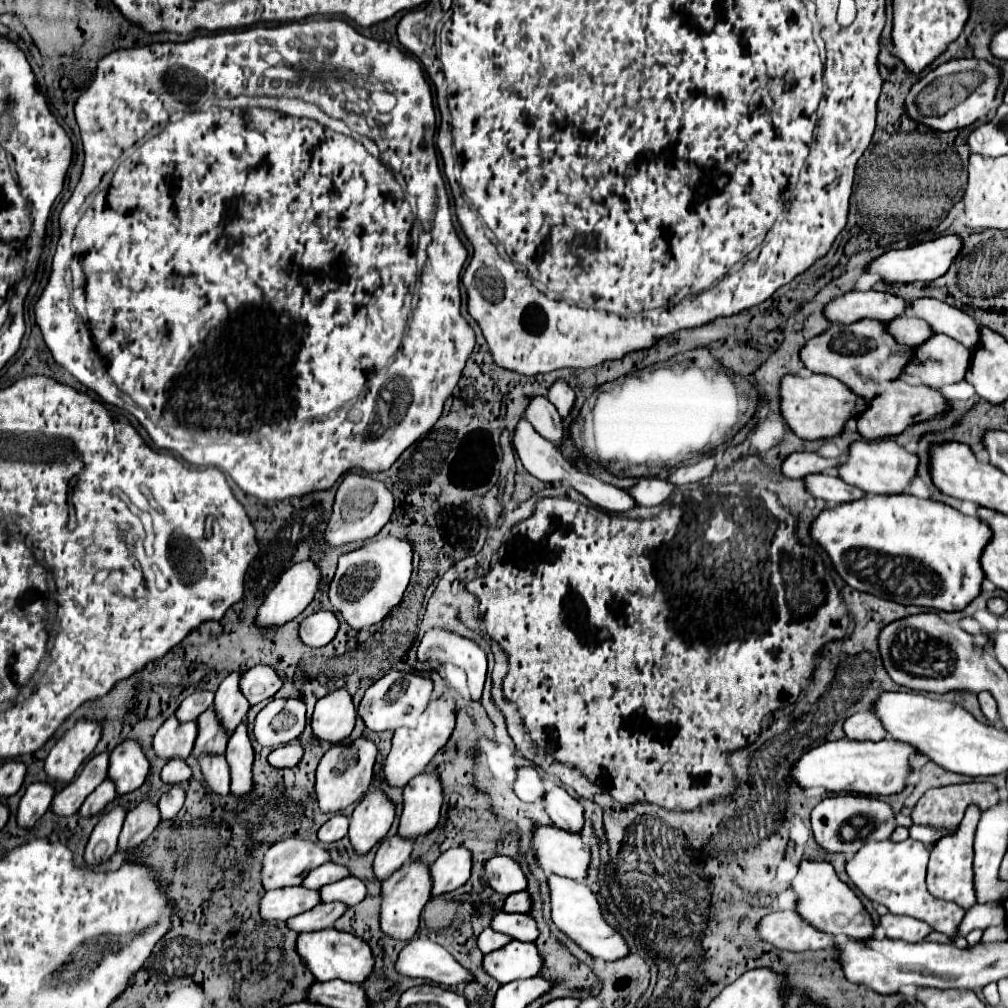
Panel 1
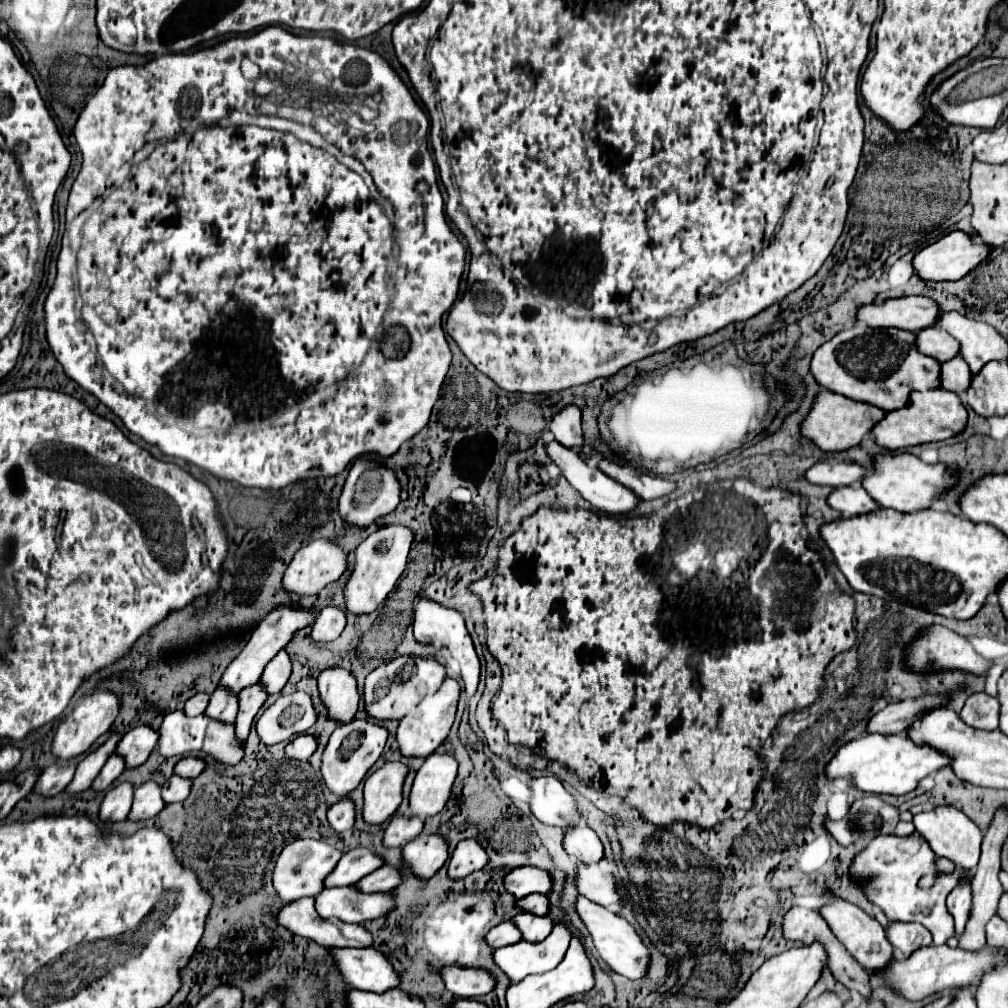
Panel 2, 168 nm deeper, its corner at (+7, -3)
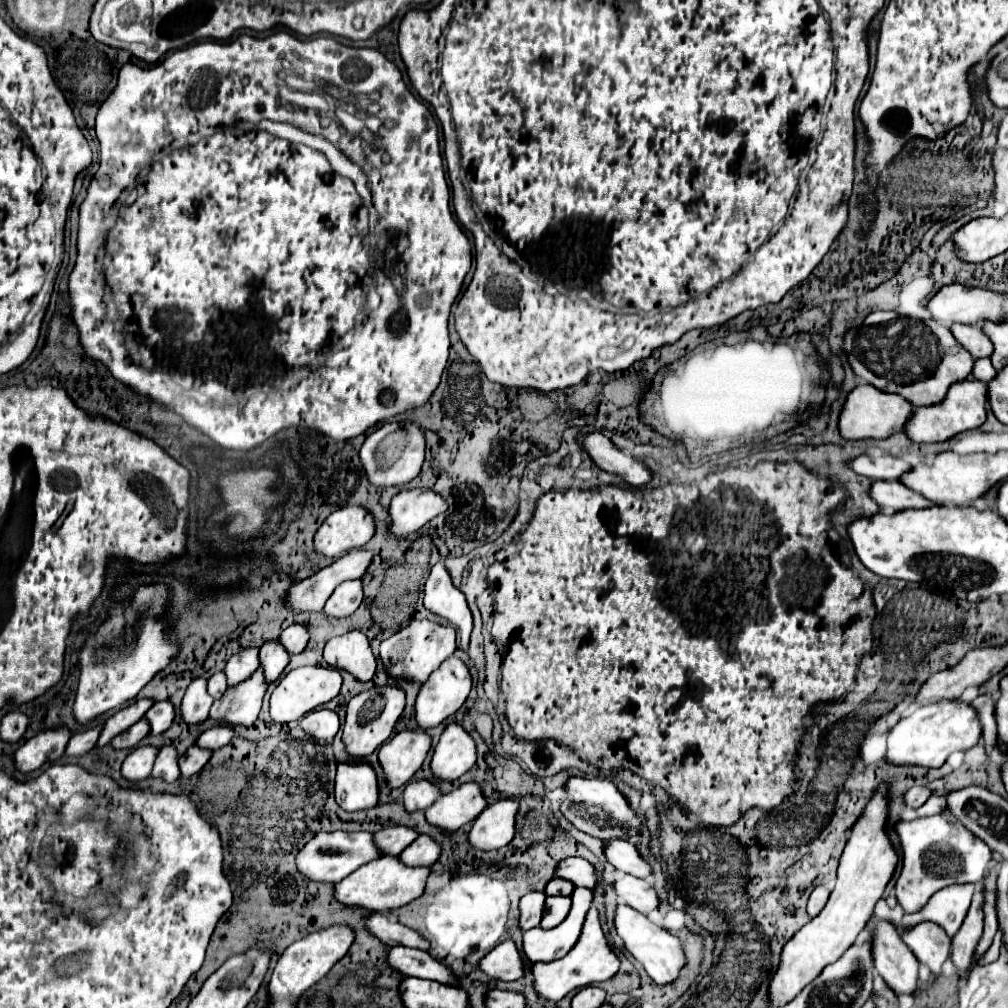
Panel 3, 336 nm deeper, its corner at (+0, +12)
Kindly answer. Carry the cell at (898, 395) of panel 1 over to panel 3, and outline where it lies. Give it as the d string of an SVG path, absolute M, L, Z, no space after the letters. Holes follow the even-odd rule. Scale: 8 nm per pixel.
M966 378L956 384L952 384L944 396L942 402L930 404L930 406L920 406L914 408L910 418L904 424L904 432L908 440L912 442L942 442L954 434L978 428L986 420L986 384Z

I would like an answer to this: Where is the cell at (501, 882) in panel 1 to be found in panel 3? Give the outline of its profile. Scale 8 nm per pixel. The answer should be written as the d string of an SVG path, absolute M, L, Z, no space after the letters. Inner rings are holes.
M564 858L556 868L556 876L570 880L574 886L594 888L598 884L594 866L590 862L586 862L584 858Z

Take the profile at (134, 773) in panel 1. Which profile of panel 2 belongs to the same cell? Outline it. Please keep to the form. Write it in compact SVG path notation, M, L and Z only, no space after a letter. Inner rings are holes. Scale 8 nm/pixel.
M137 725L129 733L125 733L121 743L117 745L117 753L125 757L127 767L137 767L147 761L157 745L157 739L157 731L153 731L149 725Z

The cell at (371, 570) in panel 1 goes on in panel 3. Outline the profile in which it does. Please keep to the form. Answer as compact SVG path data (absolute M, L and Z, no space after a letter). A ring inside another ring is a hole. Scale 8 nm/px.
M400 490L400 494L396 494L390 502L388 514L392 522L388 526L388 536L402 540L442 514L444 508L444 498L436 496L436 492L432 490Z

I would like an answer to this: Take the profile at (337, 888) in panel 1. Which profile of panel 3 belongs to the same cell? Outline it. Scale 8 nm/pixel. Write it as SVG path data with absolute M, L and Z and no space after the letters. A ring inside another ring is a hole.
M418 836L412 844L408 844L400 854L400 862L414 866L432 866L440 856L440 846L430 836Z

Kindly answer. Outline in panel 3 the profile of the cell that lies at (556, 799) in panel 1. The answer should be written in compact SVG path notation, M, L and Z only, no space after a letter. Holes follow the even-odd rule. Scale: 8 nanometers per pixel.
M606 840L604 856L606 856L606 862L612 864L618 872L626 872L642 878L650 874L648 864L640 858L638 850L628 840Z

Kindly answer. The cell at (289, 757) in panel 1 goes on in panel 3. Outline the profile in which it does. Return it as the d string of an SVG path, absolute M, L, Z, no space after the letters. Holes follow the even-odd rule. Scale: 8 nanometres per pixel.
M314 710L310 714L306 714L300 722L302 730L306 734L310 734L312 738L316 740L332 740L340 728L340 720L338 720L338 714L334 710Z

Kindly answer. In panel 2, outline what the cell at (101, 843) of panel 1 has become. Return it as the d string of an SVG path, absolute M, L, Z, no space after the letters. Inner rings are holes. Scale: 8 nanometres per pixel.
M123 781L119 785L115 785L113 789L107 791L103 803L101 803L101 811L99 811L99 819L101 821L123 821L127 819L129 811L131 811L131 803L133 803L133 783Z

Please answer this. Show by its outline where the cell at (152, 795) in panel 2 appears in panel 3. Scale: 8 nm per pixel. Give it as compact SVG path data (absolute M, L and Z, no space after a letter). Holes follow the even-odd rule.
M164 746L154 762L152 768L152 778L162 778L168 784L176 782L180 778L180 770L178 770L178 756L176 750L172 746Z

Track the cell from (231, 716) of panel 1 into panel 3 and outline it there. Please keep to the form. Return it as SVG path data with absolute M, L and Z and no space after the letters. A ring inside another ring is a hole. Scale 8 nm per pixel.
M352 550L306 580L294 582L284 594L284 606L292 612L322 612L334 588L346 580L360 578L372 560L372 552Z

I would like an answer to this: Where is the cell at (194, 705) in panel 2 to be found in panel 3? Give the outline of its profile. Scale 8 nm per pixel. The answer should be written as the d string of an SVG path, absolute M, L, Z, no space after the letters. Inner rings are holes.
M222 672L214 674L214 676L208 680L208 694L210 694L212 698L220 698L226 688L228 688L228 686L226 686L226 676L224 676Z

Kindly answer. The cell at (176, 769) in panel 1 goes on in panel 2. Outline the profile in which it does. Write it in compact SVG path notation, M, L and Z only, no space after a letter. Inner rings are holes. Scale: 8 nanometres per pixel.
M183 757L175 765L175 775L181 775L185 779L195 779L205 769L205 759L201 757Z

